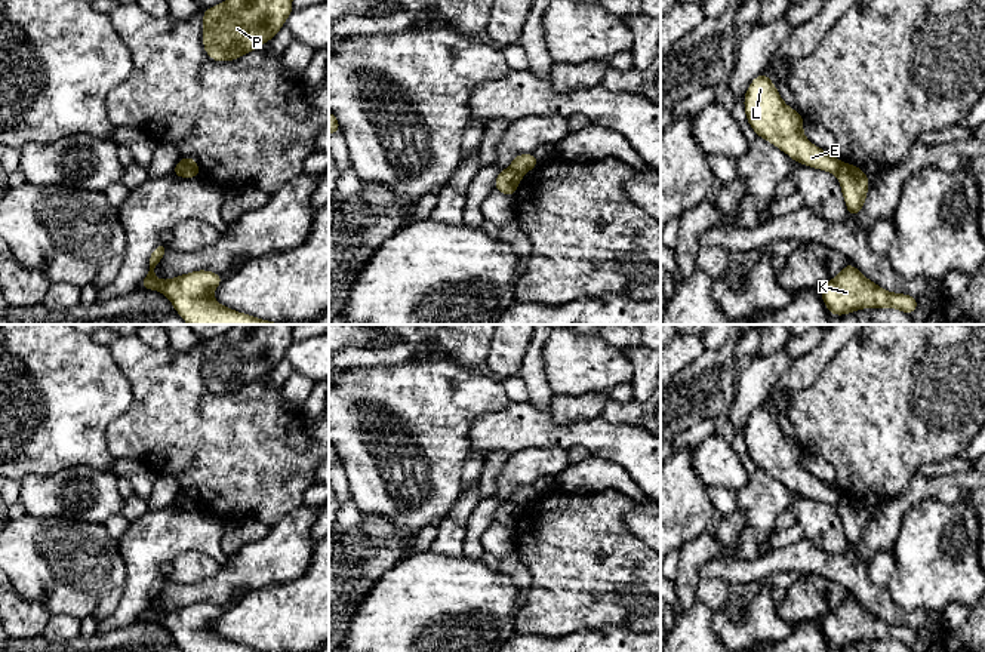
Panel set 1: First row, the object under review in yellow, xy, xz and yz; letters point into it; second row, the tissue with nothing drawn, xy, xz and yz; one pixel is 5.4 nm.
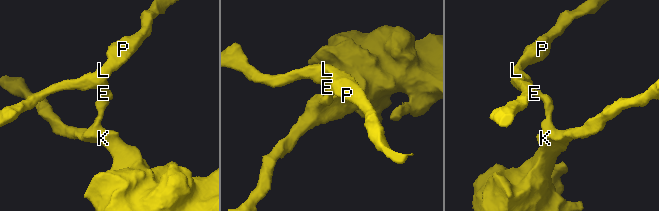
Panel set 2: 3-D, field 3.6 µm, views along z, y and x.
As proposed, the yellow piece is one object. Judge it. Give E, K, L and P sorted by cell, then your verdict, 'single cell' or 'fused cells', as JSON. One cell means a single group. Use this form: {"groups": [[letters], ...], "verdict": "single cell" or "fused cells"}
{"groups": [["E", "L", "P"], ["K"]], "verdict": "fused cells"}

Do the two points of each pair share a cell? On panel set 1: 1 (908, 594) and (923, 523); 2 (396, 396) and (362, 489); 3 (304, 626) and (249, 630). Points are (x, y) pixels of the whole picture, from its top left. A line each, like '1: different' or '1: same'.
1: same
2: same
3: same

